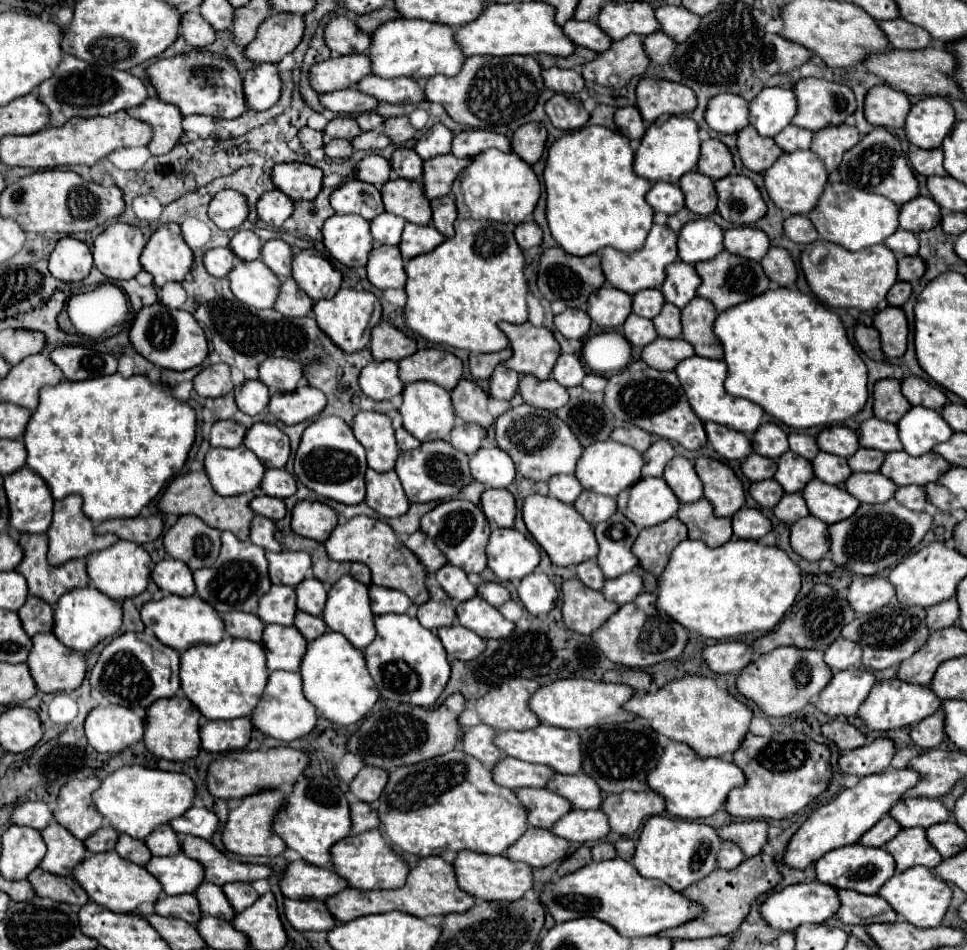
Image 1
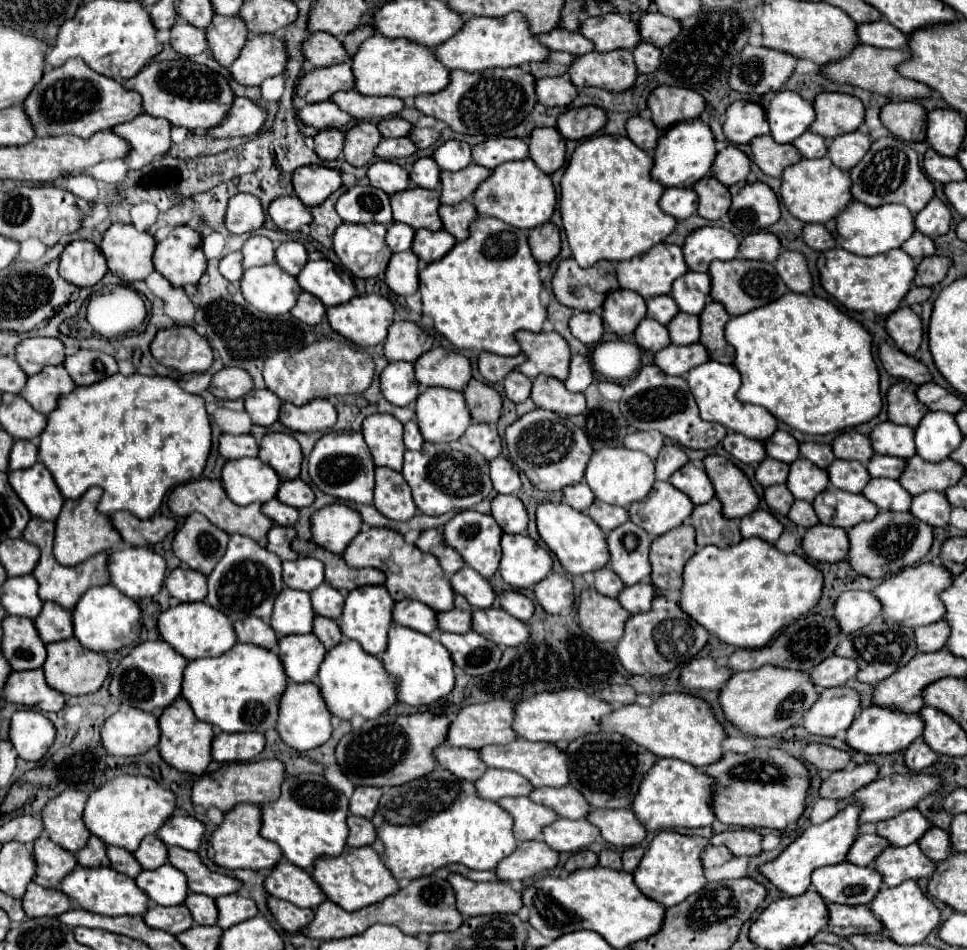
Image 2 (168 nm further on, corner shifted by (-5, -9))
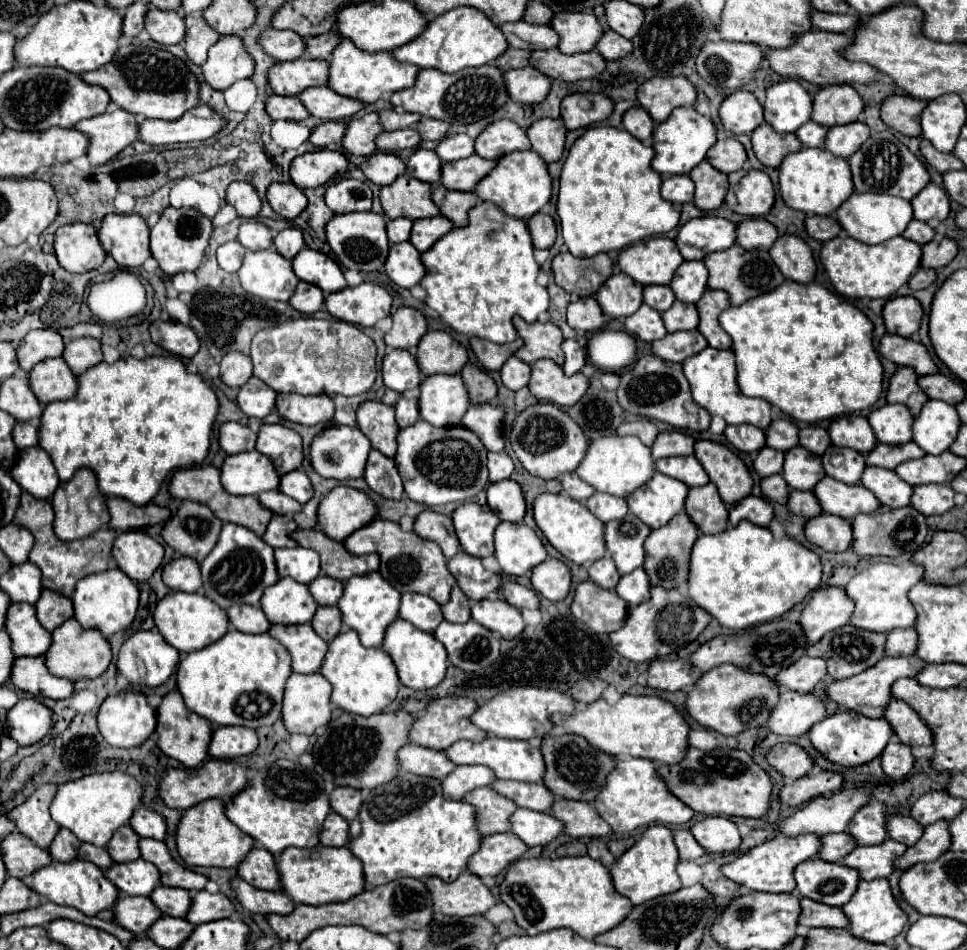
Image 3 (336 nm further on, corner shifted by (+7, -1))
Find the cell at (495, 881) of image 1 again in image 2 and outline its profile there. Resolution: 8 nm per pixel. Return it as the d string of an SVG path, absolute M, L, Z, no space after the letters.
M449 874L457 898L457 910L463 916L485 914L517 914L523 906L521 892L515 892L505 882L473 882L461 874Z

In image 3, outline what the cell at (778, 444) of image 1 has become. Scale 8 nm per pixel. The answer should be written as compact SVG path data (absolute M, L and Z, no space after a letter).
M775 420L769 424L769 428L765 430L765 438L767 438L767 446L787 452L789 448L797 446L797 428L793 422L789 420Z

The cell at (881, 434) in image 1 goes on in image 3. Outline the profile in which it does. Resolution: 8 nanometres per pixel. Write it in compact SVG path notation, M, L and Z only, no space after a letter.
M885 404L869 414L869 424L877 436L877 442L883 444L905 444L911 440L913 416L903 404Z

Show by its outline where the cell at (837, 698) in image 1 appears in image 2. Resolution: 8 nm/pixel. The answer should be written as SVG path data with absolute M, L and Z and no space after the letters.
M847 686L825 688L825 690L819 692L819 698L813 704L813 708L809 708L809 712L805 712L801 726L813 736L839 736L841 732L845 732L849 728L849 724L853 722L857 710L859 710L859 694L857 694L857 690L847 688Z

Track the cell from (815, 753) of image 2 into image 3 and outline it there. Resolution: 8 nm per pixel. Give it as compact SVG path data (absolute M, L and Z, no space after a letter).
M793 742L777 744L769 750L767 760L771 766L775 766L787 780L797 780L801 776L807 776L813 768L813 756Z

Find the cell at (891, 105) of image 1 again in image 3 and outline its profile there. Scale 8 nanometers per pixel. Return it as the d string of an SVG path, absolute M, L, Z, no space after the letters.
M893 94L889 98L883 100L881 104L881 120L905 134L905 136L921 136L921 112L925 108L925 102L915 100L911 96L901 96L901 94Z

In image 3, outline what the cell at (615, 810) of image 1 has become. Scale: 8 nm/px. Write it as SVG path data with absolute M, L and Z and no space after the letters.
M557 798L551 808L551 814L565 822L565 832L573 838L603 838L613 834L609 824L589 802Z

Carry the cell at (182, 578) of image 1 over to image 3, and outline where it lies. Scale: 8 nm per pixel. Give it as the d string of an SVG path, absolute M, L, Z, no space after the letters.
M185 556L173 558L169 564L163 566L163 582L171 590L183 590L183 592L197 592L201 586L201 574L199 564L195 560L189 560Z

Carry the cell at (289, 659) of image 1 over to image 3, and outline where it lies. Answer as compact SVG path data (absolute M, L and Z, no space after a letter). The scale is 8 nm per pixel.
M273 624L269 628L269 636L281 642L291 654L291 670L297 674L313 674L321 668L321 660L327 652L327 642L321 640L311 624L283 626Z

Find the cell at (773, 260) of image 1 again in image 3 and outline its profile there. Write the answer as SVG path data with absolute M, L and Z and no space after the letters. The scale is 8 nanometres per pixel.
M789 234L779 236L771 246L769 254L787 280L793 280L799 284L813 282L813 276L815 276L813 254L811 254L811 248L801 238L789 236Z

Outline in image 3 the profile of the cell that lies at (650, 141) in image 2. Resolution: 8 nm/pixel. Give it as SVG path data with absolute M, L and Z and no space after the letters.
M629 108L623 114L623 126L641 142L649 142L653 132L653 118L643 108Z

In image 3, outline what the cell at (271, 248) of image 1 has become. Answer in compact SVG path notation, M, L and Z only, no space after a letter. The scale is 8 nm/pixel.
M299 228L281 230L281 232L273 238L273 246L275 246L275 250L277 250L283 258L293 260L295 254L305 248L305 244L303 244L303 234L301 234Z

